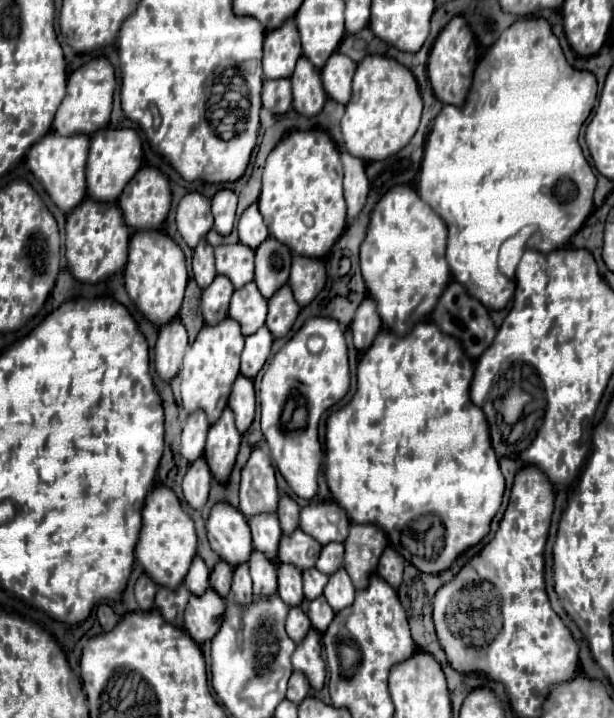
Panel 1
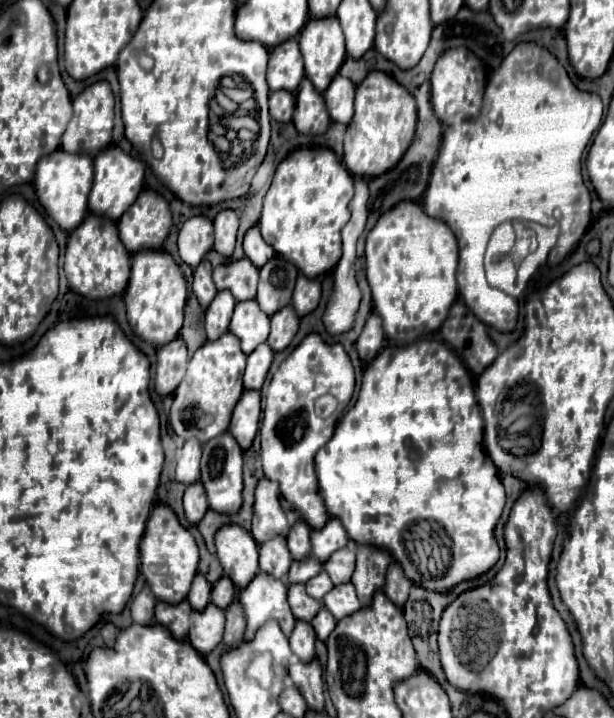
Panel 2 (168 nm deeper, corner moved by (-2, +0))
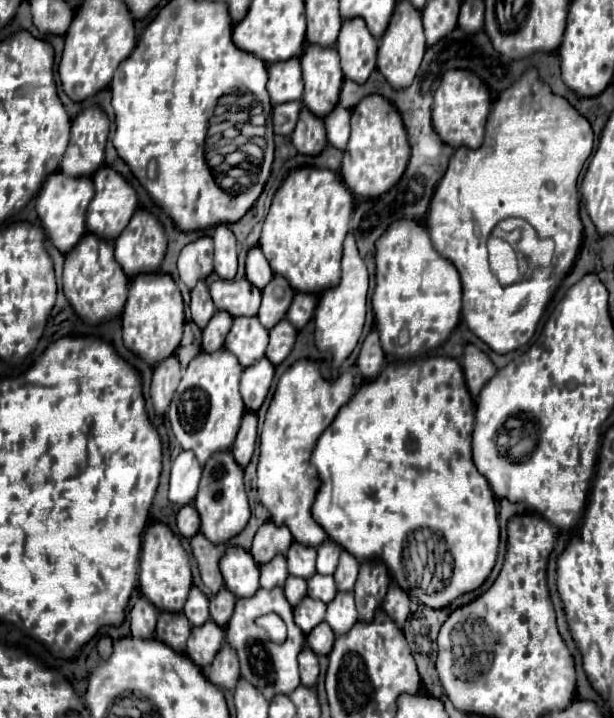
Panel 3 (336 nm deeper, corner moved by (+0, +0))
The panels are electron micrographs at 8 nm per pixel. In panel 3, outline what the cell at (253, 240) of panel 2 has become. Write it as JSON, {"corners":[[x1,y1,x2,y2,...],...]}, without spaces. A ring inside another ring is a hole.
{"corners":[[253,247,247,255,247,281,261,291,261,289,265,289,265,285,271,279,273,279,273,271,271,271,265,255,261,253,259,247]]}

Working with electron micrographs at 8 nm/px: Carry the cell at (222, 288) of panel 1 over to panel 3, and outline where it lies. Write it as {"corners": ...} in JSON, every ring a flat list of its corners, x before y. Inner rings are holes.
{"corners":[[217,311,209,325,203,329,203,351,205,353,215,353,225,345,225,337,233,325,233,317,225,311]]}

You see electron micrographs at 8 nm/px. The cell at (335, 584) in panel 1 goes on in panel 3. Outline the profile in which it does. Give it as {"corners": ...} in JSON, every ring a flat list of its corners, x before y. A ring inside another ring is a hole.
{"corners":[[337,593,337,597,327,605,325,621,333,629,333,633,345,635,357,623,357,609,353,603,353,593]]}

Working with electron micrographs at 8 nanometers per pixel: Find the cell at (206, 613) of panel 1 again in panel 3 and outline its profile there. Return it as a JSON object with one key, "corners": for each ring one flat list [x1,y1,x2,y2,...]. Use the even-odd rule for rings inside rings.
{"corners":[[207,621,201,627,193,627,191,637,187,641,189,659,201,669,209,667,213,663,213,657,219,653,223,639,225,639,225,631,213,621]]}

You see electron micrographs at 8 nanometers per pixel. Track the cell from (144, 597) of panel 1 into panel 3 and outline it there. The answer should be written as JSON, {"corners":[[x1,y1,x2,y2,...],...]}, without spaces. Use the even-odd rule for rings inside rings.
{"corners":[[139,597,131,609,131,635,139,639,151,639,157,623,157,609,145,599]]}

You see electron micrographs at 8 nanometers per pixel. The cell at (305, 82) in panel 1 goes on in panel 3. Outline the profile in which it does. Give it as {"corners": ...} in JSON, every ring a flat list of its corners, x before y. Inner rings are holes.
{"corners":[[303,107,299,123,297,123,297,129,291,135,291,141,293,141,293,147,301,155,319,155,327,145,323,119,315,117,313,113,309,113]]}

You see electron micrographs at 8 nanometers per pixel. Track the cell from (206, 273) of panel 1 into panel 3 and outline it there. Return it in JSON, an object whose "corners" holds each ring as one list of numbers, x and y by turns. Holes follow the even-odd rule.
{"corners":[[199,281,197,287,191,291,191,303,189,303,193,321,199,325,199,329,205,329,205,325,209,323,209,317,213,317,213,313,217,311,213,305,213,299,209,295,209,289,205,285,205,281]]}

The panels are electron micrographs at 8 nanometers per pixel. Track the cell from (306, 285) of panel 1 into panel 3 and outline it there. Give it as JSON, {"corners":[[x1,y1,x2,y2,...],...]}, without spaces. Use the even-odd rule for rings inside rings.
{"corners":[[295,293,293,303,287,311,287,321,299,331,311,317,313,317,313,309,317,305,317,297,309,295,309,293]]}

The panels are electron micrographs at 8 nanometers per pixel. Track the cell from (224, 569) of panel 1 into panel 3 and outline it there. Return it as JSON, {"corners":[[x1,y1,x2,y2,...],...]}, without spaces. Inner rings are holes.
{"corners":[[221,589,217,595,211,597,211,619,219,625,219,627,225,627,229,623,229,617,233,615,233,609,235,609,235,601,237,597,233,593,229,593,227,589]]}

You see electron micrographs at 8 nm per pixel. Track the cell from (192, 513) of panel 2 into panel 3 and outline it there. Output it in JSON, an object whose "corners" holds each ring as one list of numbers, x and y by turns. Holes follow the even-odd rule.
{"corners":[[183,505,177,513,177,529,185,539,193,539,199,533,199,513,193,505]]}

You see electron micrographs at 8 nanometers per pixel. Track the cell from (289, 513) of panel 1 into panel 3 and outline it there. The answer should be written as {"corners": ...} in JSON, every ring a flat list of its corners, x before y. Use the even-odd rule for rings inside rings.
{"corners":[[293,543,291,549,285,555,289,575,301,577,301,579,313,577,313,573,315,573,315,557,317,557,317,549]]}

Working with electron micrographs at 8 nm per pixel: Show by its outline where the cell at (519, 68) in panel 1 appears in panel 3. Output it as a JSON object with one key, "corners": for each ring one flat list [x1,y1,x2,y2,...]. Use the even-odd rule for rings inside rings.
{"corners":[[529,69,513,87,505,89,499,99,495,101,485,141,479,151,471,149,457,149,451,157,449,169,439,181,433,201,429,205,429,213,425,217,427,231,431,235,433,247,441,257,455,265,461,275,463,283,463,319,467,327,487,343,495,353,505,355,523,345,527,345,537,329,537,323,561,285,563,277,571,271,583,237,583,225,579,219,579,191,577,179,579,173,591,155,593,149,593,131,585,117,581,117,567,99,553,95,551,89,539,79,535,69],[507,217,521,217,537,231,539,239,553,239,555,241,555,255,551,267,537,267,537,271,527,273,521,281,511,285,501,285,489,267,489,253,487,253,487,239,495,225]]}

